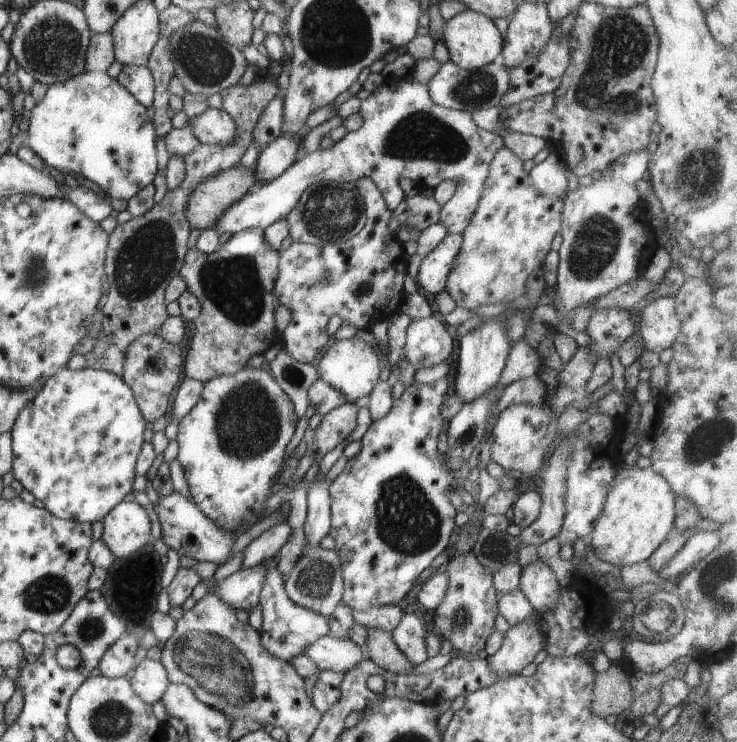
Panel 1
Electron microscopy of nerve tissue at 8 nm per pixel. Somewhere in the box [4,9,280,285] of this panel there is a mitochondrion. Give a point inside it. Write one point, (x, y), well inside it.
(52, 47)

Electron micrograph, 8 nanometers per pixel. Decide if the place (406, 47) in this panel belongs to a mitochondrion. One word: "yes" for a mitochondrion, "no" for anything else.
no

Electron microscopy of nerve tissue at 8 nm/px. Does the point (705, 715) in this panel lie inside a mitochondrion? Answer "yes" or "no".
no

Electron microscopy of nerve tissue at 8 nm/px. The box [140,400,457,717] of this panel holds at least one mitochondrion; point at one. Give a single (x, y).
(210, 661)

